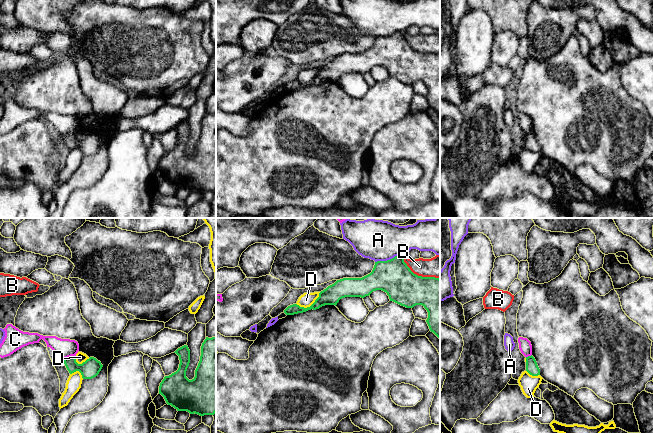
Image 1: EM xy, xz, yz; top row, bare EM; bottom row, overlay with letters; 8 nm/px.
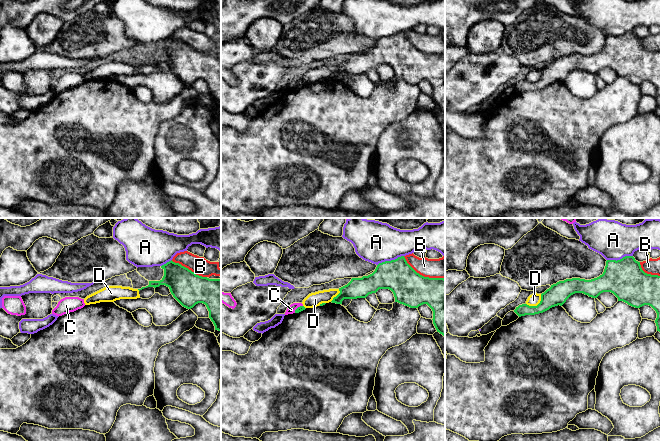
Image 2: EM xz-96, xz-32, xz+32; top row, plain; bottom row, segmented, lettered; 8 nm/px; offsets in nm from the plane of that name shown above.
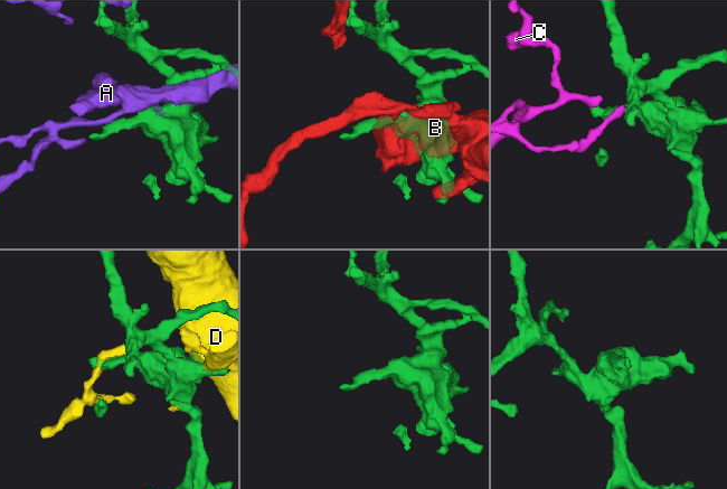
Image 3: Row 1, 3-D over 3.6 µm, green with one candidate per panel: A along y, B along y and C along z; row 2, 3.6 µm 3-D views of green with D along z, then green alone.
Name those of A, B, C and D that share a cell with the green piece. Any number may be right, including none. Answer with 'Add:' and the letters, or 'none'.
Add: none

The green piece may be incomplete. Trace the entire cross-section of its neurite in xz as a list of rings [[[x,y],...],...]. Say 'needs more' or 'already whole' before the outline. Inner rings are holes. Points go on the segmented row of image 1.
already whole | [[[403,256],[375,262],[372,272],[362,278],[337,280],[321,291],[310,307],[293,304],[284,313],[294,315],[325,305],[336,306],[342,298],[364,298],[376,290],[386,292],[390,301],[406,308],[422,305],[428,312],[426,322],[430,331],[440,339],[440,279],[414,274],[404,262]]]

